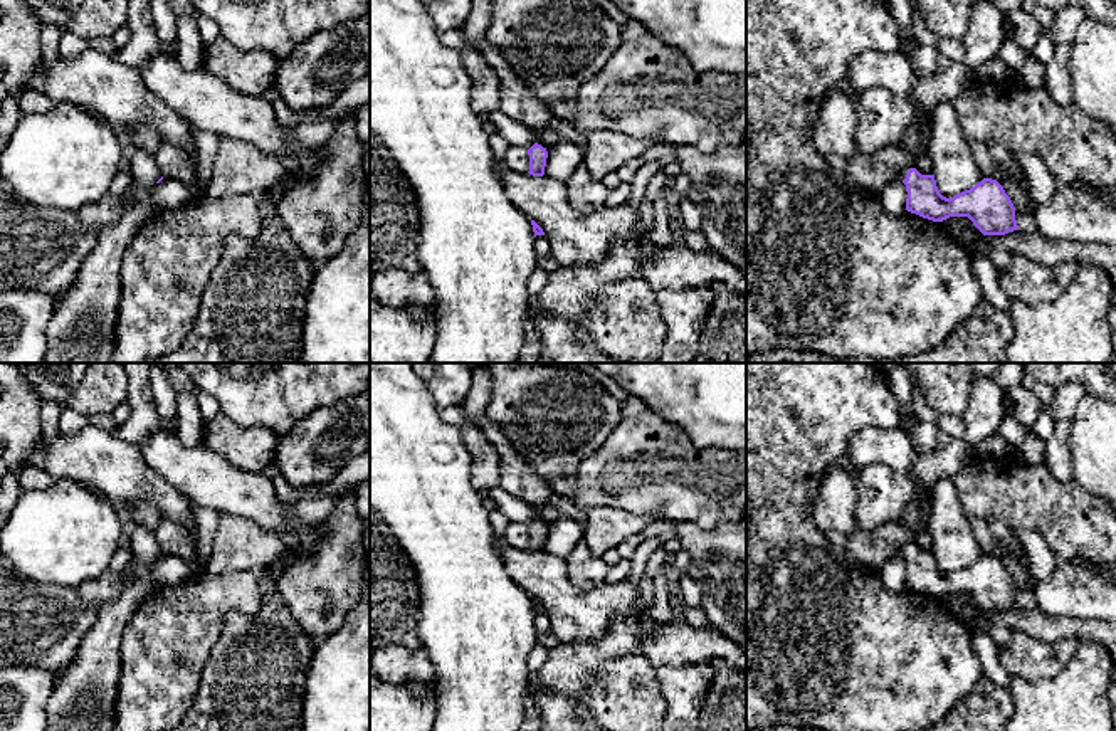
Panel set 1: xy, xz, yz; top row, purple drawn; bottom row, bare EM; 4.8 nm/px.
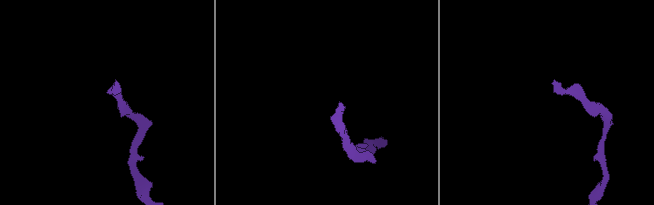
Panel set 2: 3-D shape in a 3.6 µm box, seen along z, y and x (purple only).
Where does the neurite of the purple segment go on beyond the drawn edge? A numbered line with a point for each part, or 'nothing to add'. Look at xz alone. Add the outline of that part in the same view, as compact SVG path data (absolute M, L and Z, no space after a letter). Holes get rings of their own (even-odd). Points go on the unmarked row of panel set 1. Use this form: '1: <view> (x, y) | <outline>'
1: xz (515, 510) | M496 486L489 489L489 497L494 501L496 509L509 521L529 526L536 516L534 509L521 497L509 494L504 487Z

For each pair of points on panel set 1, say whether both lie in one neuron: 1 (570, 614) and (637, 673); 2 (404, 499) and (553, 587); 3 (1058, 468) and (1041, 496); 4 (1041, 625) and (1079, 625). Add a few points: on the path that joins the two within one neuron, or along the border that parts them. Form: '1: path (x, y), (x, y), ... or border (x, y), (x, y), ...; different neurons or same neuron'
1: border (636, 631), (617, 615), (599, 637), (560, 642); different neurons
2: border (494, 538), (494, 548), (503, 568), (521, 589); different neurons
3: border (1042, 464), (1058, 478), (1071, 479); different neurons
4: path (1051, 627), (1069, 627); same neuron

